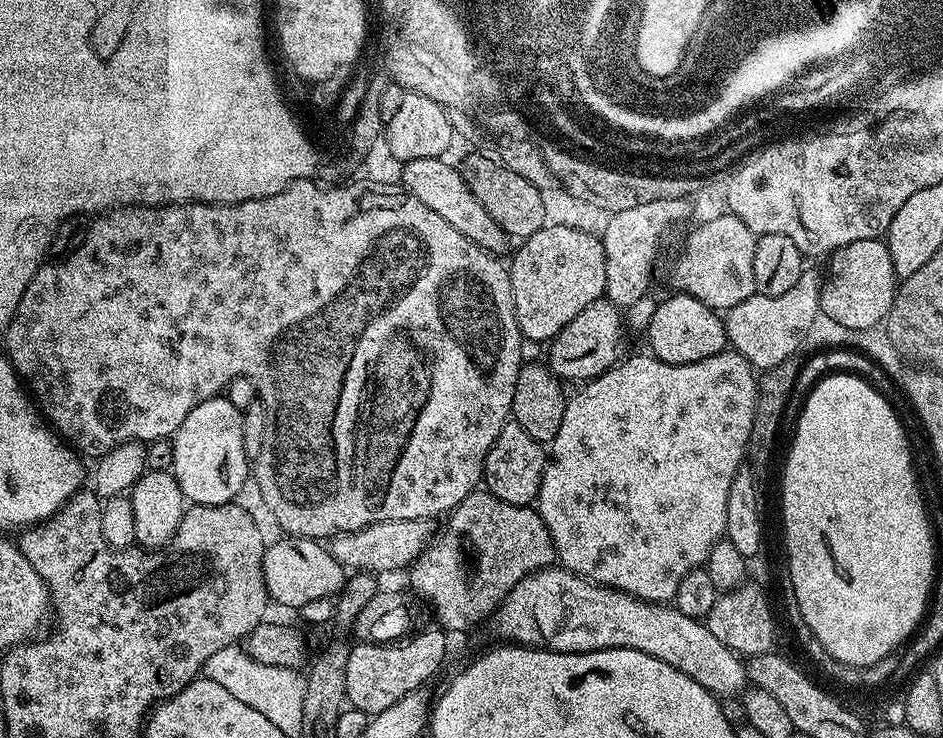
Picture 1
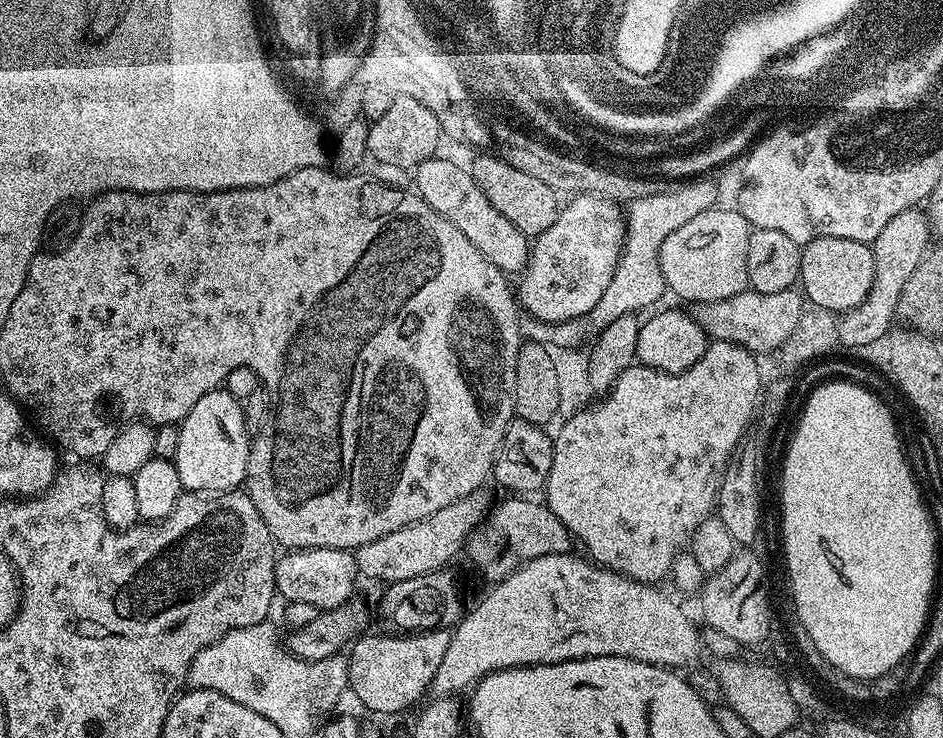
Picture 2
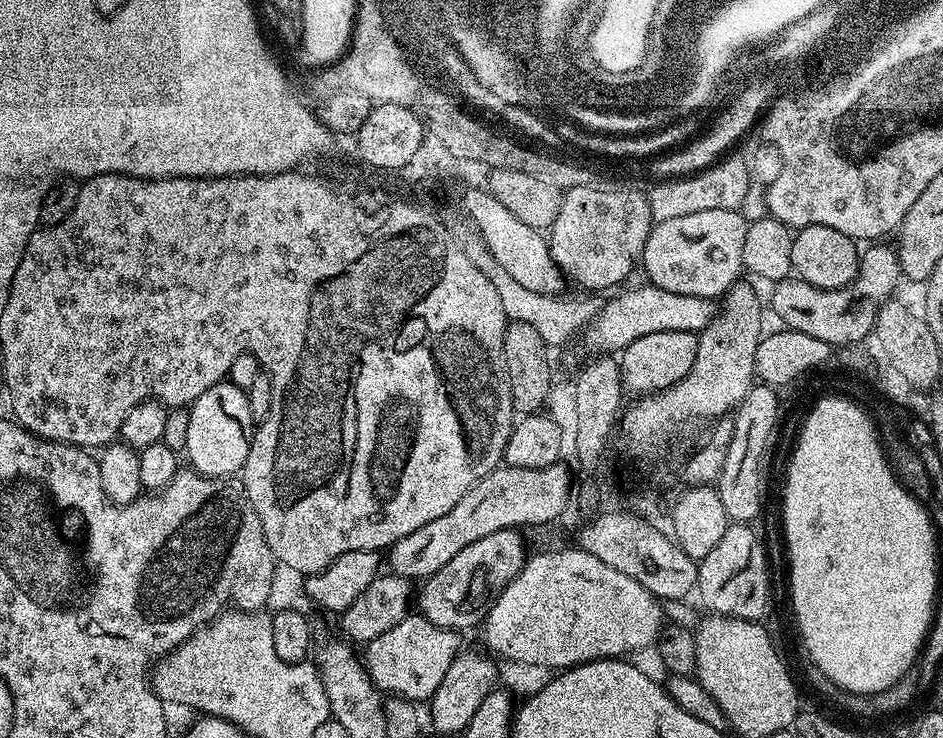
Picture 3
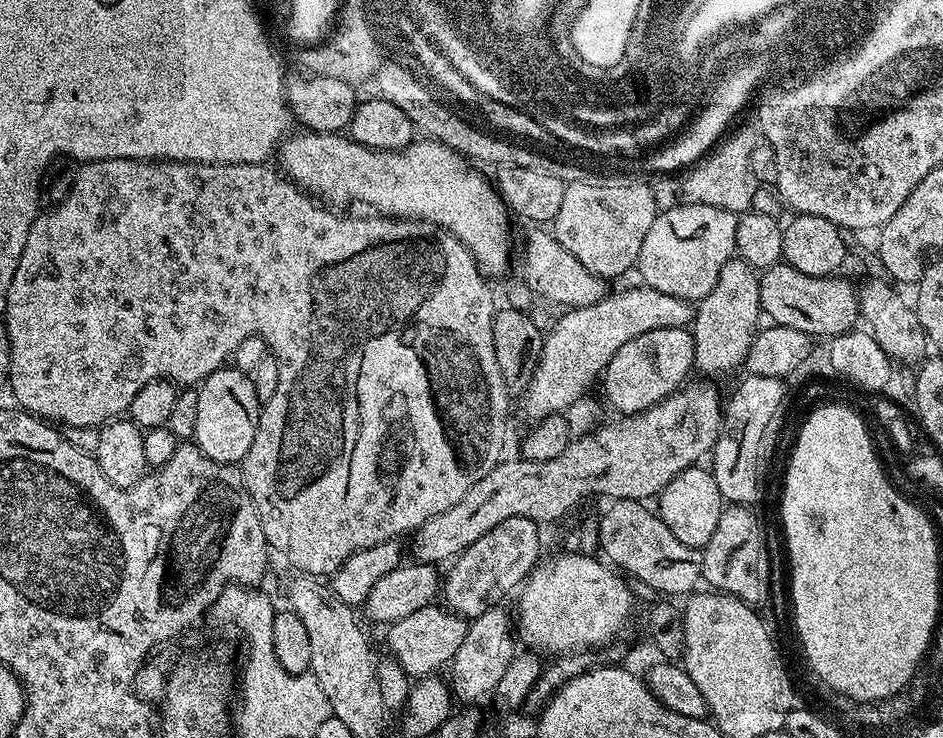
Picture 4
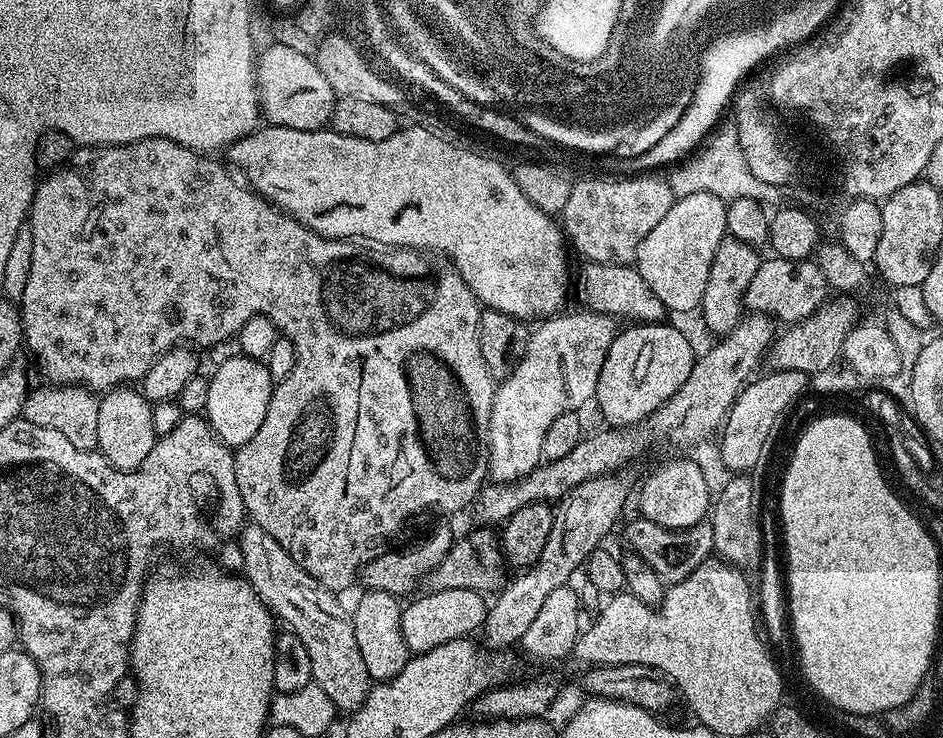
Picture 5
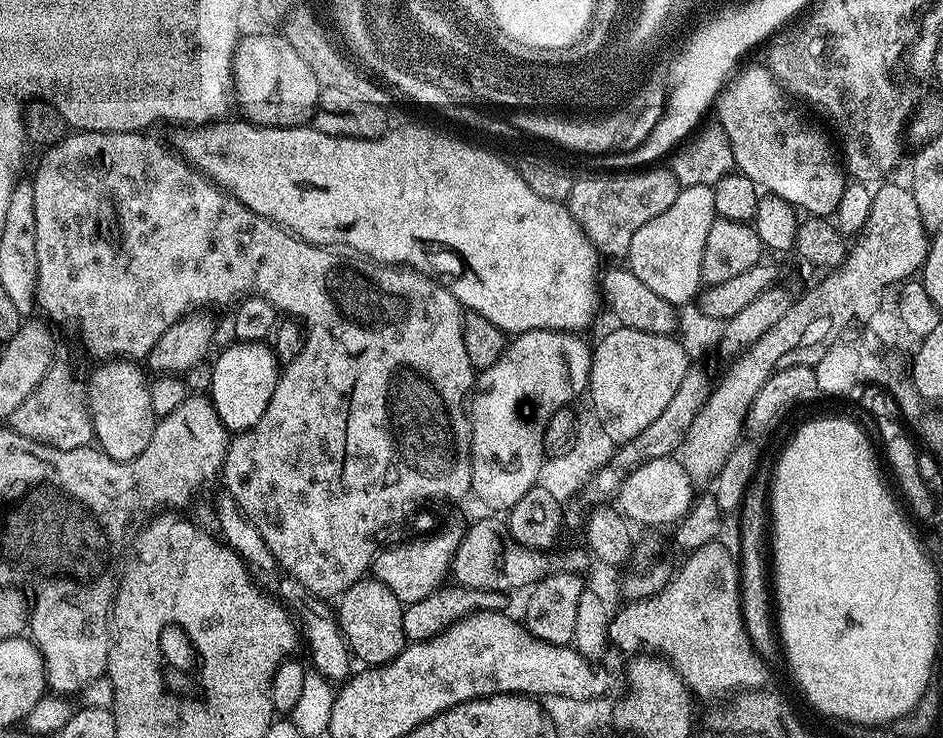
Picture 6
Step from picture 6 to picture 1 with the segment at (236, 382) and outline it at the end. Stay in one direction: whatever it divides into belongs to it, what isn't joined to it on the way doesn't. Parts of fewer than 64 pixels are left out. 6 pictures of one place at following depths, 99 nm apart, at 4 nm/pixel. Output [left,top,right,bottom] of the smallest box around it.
[170,395,250,504]

